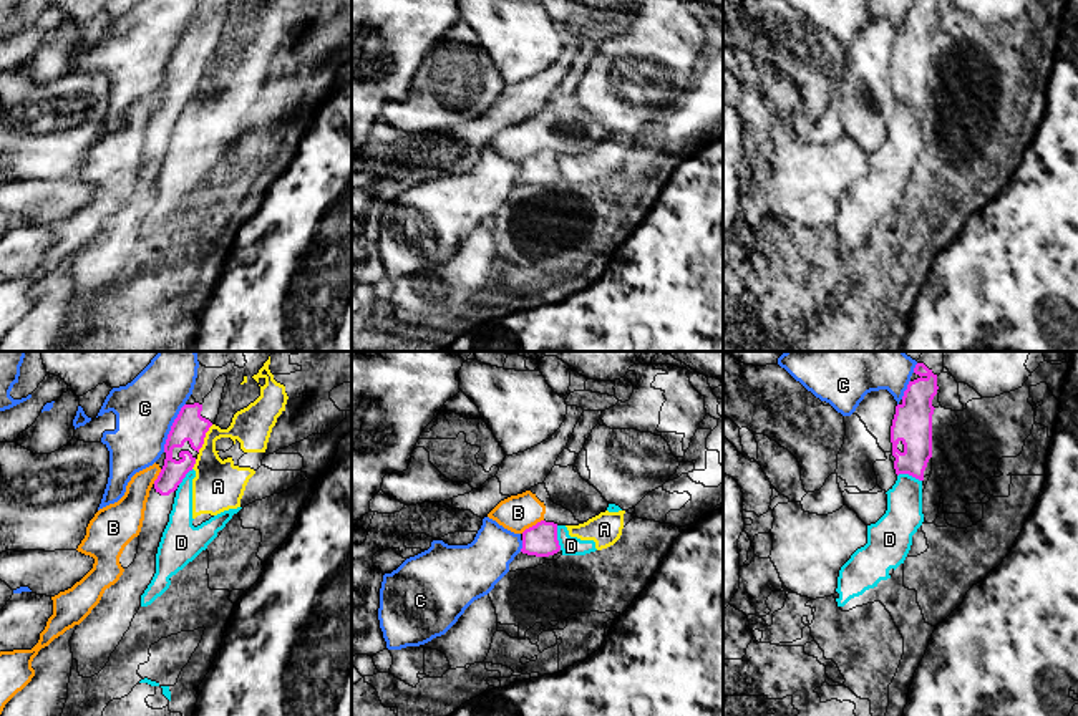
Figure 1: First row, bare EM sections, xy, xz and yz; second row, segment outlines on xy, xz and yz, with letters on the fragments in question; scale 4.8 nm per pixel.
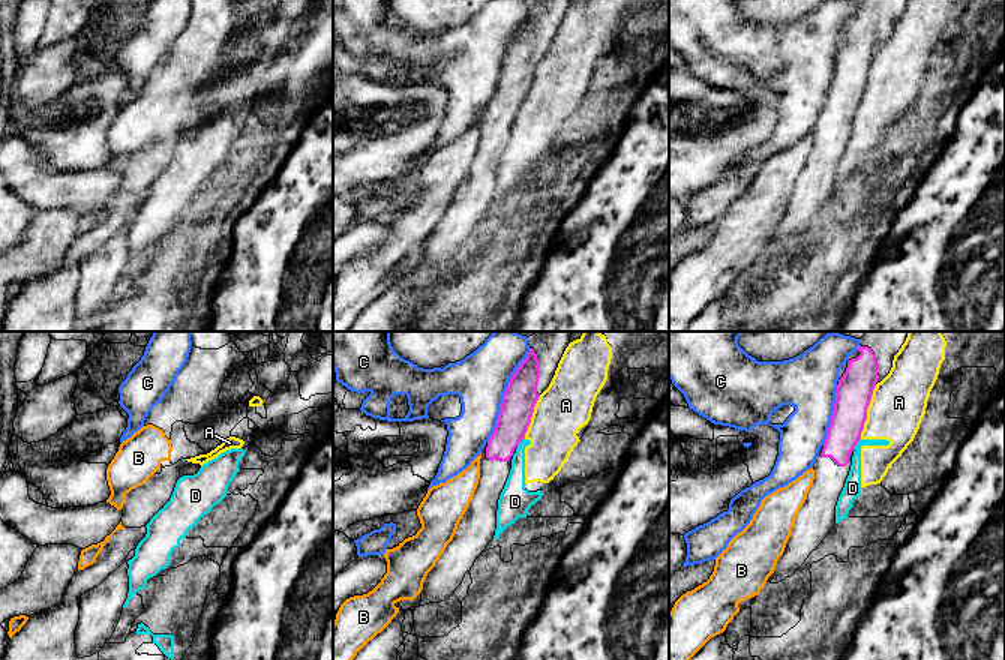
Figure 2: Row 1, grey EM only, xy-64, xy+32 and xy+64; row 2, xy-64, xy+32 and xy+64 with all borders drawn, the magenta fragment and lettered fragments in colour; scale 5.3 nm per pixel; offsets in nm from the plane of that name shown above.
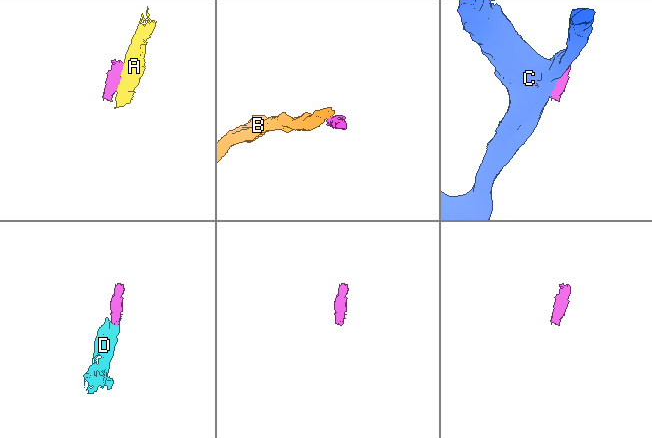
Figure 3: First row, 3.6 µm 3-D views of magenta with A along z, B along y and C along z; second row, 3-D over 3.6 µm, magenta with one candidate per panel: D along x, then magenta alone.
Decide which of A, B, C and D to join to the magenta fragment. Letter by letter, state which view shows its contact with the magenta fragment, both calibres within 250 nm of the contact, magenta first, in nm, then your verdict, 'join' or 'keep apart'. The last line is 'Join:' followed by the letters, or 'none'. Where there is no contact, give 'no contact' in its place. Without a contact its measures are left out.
A: contact in xy; calibres 150 and 240 nm; keep apart
B: contact in xz; calibres 160 and 180 nm; keep apart
C: contact in xy; calibres 150 and 300 nm; keep apart
D: contact in xz; calibres 160 and 100 nm; keep apart
Join: none

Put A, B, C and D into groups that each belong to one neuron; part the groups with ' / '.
A D / B / C

